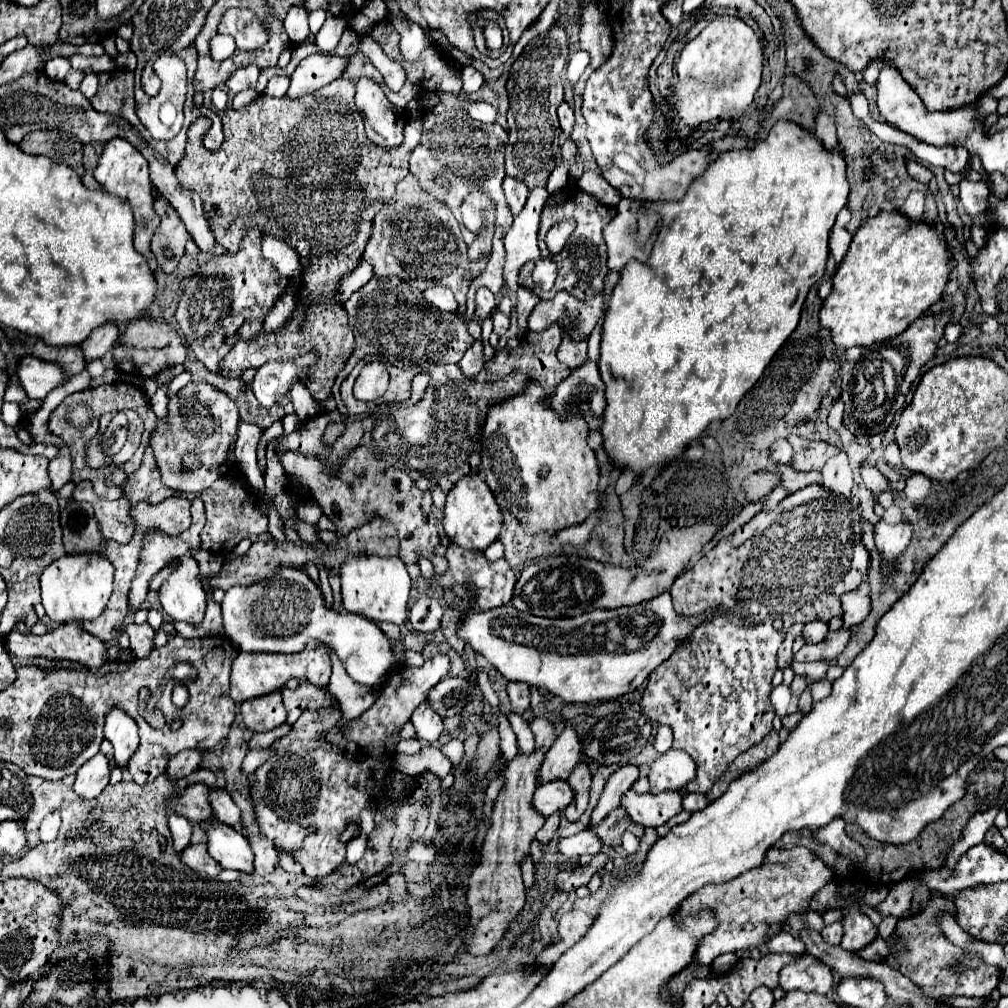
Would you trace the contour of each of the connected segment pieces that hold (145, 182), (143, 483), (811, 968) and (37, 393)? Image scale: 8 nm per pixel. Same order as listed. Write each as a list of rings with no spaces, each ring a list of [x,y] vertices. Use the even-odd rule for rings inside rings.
[[[111,139],[111,141],[107,141],[103,145],[103,153],[101,153],[99,163],[95,167],[95,179],[103,185],[105,191],[115,193],[121,199],[129,201],[129,205],[133,209],[133,215],[135,215],[135,249],[149,259],[149,265],[157,263],[153,259],[153,253],[151,253],[149,245],[151,245],[151,237],[153,237],[155,229],[159,227],[159,215],[153,209],[155,197],[151,193],[153,185],[149,181],[149,169],[147,169],[145,157],[133,145],[129,145],[129,141],[125,141],[125,139]]]
[[[145,451],[139,469],[135,473],[131,473],[127,483],[125,483],[125,497],[131,503],[147,501],[151,505],[157,505],[171,495],[177,495],[177,491],[163,485],[153,451]]]
[[[803,953],[797,955],[789,965],[785,965],[779,973],[781,987],[785,991],[815,991],[827,995],[833,987],[831,967],[817,961],[813,955]]]
[[[29,355],[17,361],[15,373],[19,379],[19,387],[29,399],[45,399],[49,391],[65,383],[65,373],[57,365],[37,361]]]

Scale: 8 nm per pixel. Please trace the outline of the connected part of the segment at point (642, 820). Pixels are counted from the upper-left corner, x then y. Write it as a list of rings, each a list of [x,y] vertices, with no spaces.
[[[629,789],[623,797],[619,807],[625,809],[625,813],[635,821],[637,825],[643,827],[659,827],[673,815],[681,813],[681,801],[683,795],[679,791],[669,791],[669,793],[645,793],[639,795],[633,789]]]

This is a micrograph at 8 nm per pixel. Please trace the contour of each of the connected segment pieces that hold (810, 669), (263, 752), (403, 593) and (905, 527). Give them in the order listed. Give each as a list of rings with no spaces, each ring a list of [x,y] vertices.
[[[793,661],[791,663],[791,669],[793,669],[795,675],[811,675],[815,679],[821,679],[825,675],[827,667],[829,667],[829,663],[821,663],[821,661],[817,661],[817,663],[797,663],[797,661]]]
[[[269,745],[269,747],[265,747],[265,749],[259,749],[259,753],[249,753],[249,755],[245,757],[245,761],[243,761],[243,773],[245,773],[245,775],[253,773],[253,771],[255,771],[259,765],[263,765],[271,755],[273,755],[273,745]]]
[[[349,557],[341,567],[341,595],[343,609],[347,613],[357,613],[375,623],[395,623],[403,625],[407,621],[407,601],[409,601],[411,579],[407,567],[399,557]]]
[[[879,521],[875,525],[875,547],[877,551],[883,555],[883,575],[889,575],[893,569],[893,561],[895,557],[909,545],[911,539],[911,525],[909,523],[887,523],[887,521]]]

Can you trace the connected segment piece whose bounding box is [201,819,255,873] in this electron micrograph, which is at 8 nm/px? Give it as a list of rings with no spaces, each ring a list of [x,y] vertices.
[[[207,821],[201,823],[201,827],[207,831],[207,847],[209,855],[223,865],[223,869],[235,869],[241,873],[253,871],[253,851],[249,847],[249,841],[241,837],[233,827],[223,825],[219,821]]]

